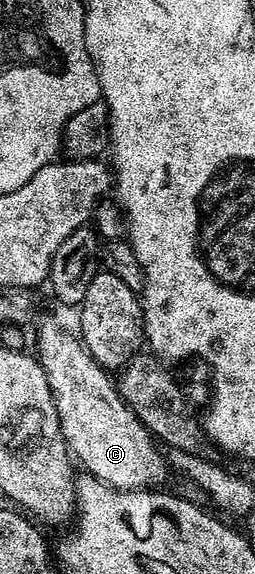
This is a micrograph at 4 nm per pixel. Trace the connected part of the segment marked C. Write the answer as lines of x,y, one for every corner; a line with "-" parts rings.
41,322
37,326
35,357
53,393
65,445
70,455
85,465
84,473
93,474
116,490
160,487
165,478
165,458
157,451
158,443
131,413
114,379
112,382
112,377
88,354
80,337
57,322

